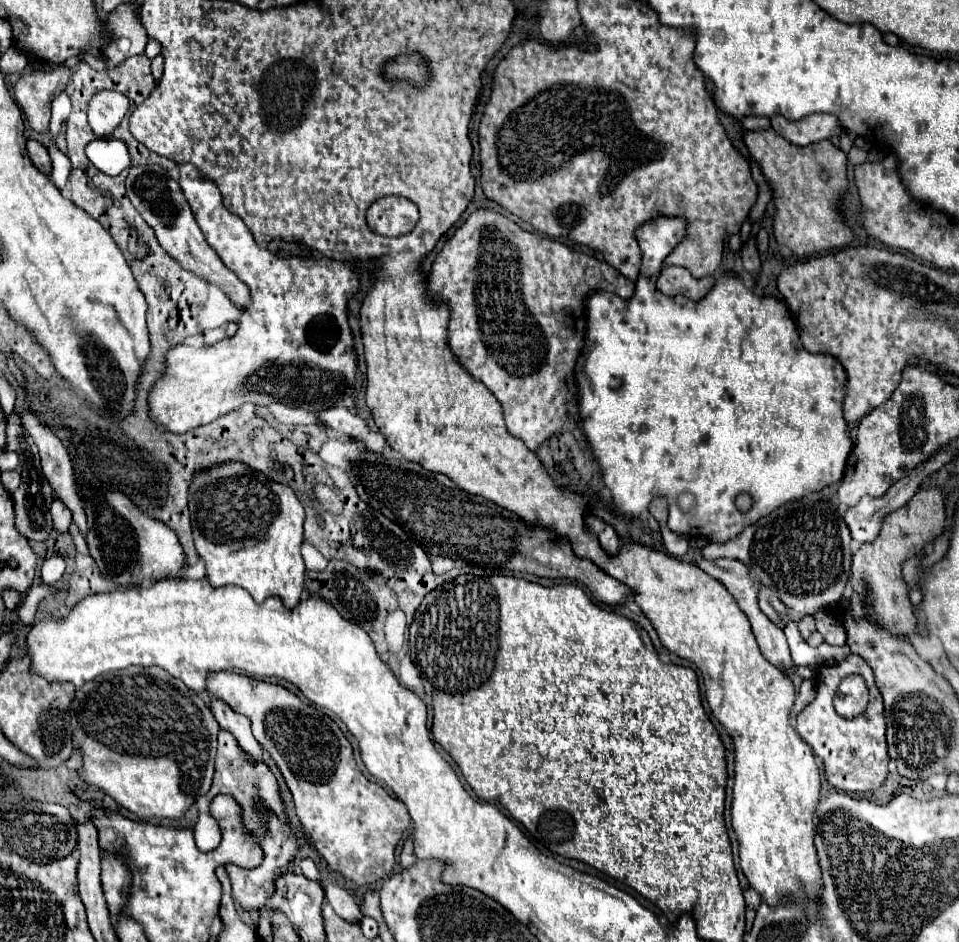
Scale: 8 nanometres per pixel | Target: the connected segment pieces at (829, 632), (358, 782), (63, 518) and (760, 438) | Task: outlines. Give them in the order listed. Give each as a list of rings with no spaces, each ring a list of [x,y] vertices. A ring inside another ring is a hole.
[[[817,613],[815,621],[817,621],[817,631],[823,635],[825,643],[829,643],[829,645],[845,645],[847,633],[841,627],[841,623],[837,623],[837,621],[829,623],[829,619],[827,619],[825,613]]]
[[[235,671],[209,673],[207,691],[211,697],[225,701],[235,713],[247,715],[251,719],[255,739],[263,745],[263,749],[269,751],[289,791],[293,793],[295,811],[303,829],[309,833],[315,849],[333,871],[355,881],[359,887],[373,887],[395,869],[395,851],[411,825],[411,817],[399,799],[393,799],[381,785],[371,783],[357,769],[351,743],[345,739],[343,731],[331,717],[317,713],[311,705],[305,705],[295,693],[277,683],[265,683]]]
[[[55,499],[55,501],[51,503],[51,513],[53,513],[55,531],[57,531],[57,533],[67,533],[69,523],[71,523],[71,511],[69,511],[59,499]]]
[[[665,217],[665,219],[657,219],[657,221],[649,221],[649,225],[641,225],[641,229],[637,229],[637,241],[639,241],[639,247],[641,247],[641,253],[643,253],[643,265],[641,265],[641,277],[639,277],[639,281],[637,281],[637,285],[635,285],[635,295],[633,295],[633,297],[631,297],[631,299],[629,299],[629,301],[623,301],[623,299],[621,299],[621,297],[617,297],[617,295],[613,295],[613,293],[607,293],[607,291],[599,291],[599,293],[593,293],[593,295],[591,295],[591,297],[589,297],[589,299],[587,299],[587,315],[589,315],[589,321],[595,321],[595,325],[599,325],[599,327],[601,327],[601,337],[599,337],[599,339],[597,339],[597,341],[595,341],[595,345],[593,345],[593,349],[591,349],[591,351],[589,351],[589,352],[588,352],[588,353],[587,353],[587,354],[586,354],[586,355],[584,355],[584,356],[583,356],[583,366],[582,366],[582,368],[581,368],[581,372],[584,372],[584,373],[585,373],[585,375],[587,375],[587,377],[589,377],[589,379],[591,379],[591,389],[582,389],[582,386],[581,386],[581,387],[580,387],[580,384],[579,384],[579,382],[582,382],[582,379],[581,379],[581,373],[580,373],[580,358],[579,358],[579,360],[578,360],[578,364],[577,364],[577,368],[576,368],[576,380],[577,380],[577,386],[578,386],[578,391],[579,391],[579,395],[580,395],[580,401],[579,401],[579,412],[580,412],[580,417],[581,417],[581,419],[583,419],[583,421],[581,421],[581,429],[583,429],[583,431],[585,431],[585,435],[587,435],[587,441],[589,441],[589,447],[591,447],[591,449],[593,449],[593,453],[595,453],[595,459],[597,459],[597,463],[599,463],[599,465],[601,465],[601,469],[603,469],[603,481],[605,481],[605,485],[607,485],[607,487],[609,487],[609,491],[611,491],[611,495],[613,495],[613,501],[615,501],[615,509],[617,509],[617,511],[619,511],[619,513],[623,513],[623,515],[631,515],[631,517],[637,517],[637,519],[641,519],[641,521],[647,521],[647,523],[649,523],[649,527],[651,527],[651,529],[653,529],[653,531],[659,531],[659,523],[657,523],[657,521],[655,521],[655,519],[653,519],[653,517],[651,517],[651,513],[649,513],[649,503],[651,503],[651,501],[653,501],[653,499],[655,499],[655,497],[659,497],[659,495],[661,495],[661,497],[665,497],[665,499],[667,499],[667,503],[669,503],[669,519],[667,519],[667,525],[669,525],[669,529],[671,529],[671,531],[675,531],[675,533],[681,533],[681,535],[691,535],[691,537],[697,537],[697,535],[703,535],[703,537],[705,537],[705,539],[711,539],[711,541],[727,541],[727,539],[733,539],[733,537],[735,537],[735,535],[737,535],[737,533],[741,533],[741,531],[743,531],[743,529],[745,529],[745,527],[747,527],[747,525],[751,525],[751,523],[755,523],[755,521],[759,521],[759,519],[761,519],[761,517],[765,517],[765,515],[769,515],[769,513],[771,513],[771,511],[775,511],[775,509],[777,509],[777,507],[781,507],[781,505],[785,505],[785,503],[791,503],[791,501],[799,501],[799,499],[803,499],[803,497],[807,497],[807,495],[811,495],[811,493],[815,493],[815,491],[821,491],[821,489],[823,489],[823,487],[827,487],[827,485],[831,485],[831,483],[837,483],[837,481],[841,481],[841,477],[843,477],[843,473],[845,473],[845,461],[847,461],[847,457],[849,457],[849,453],[851,453],[851,449],[853,449],[853,443],[851,443],[851,439],[849,439],[849,435],[847,435],[847,427],[845,427],[845,419],[843,419],[843,399],[845,399],[845,381],[847,381],[847,375],[845,375],[845,369],[843,369],[843,365],[841,365],[841,363],[839,363],[839,361],[837,361],[837,359],[835,359],[835,357],[831,357],[831,355],[821,355],[821,353],[809,353],[809,351],[807,351],[807,349],[805,349],[805,347],[803,347],[803,345],[801,345],[801,339],[799,339],[799,335],[797,335],[797,327],[795,327],[795,323],[793,323],[793,319],[791,319],[791,313],[789,313],[789,309],[787,309],[787,305],[785,305],[785,303],[783,303],[783,301],[779,301],[779,299],[775,299],[775,297],[757,297],[757,295],[755,295],[755,293],[753,293],[753,289],[747,289],[747,287],[745,287],[745,285],[743,285],[743,281],[741,281],[741,279],[739,279],[739,277],[737,277],[737,275],[721,275],[721,277],[719,277],[719,279],[717,279],[717,281],[715,281],[715,285],[713,285],[713,289],[711,289],[711,291],[709,291],[709,295],[707,295],[707,297],[705,297],[705,299],[701,299],[701,301],[697,301],[697,303],[695,303],[695,301],[691,301],[691,299],[687,299],[687,297],[683,297],[683,295],[677,295],[677,297],[665,297],[665,295],[663,295],[663,293],[659,293],[659,291],[657,291],[657,289],[655,289],[655,281],[657,281],[657,275],[659,275],[659,271],[661,271],[661,265],[663,265],[663,259],[665,259],[665,257],[667,257],[667,255],[669,255],[669,253],[671,253],[671,251],[673,251],[673,247],[675,247],[675,245],[677,245],[677,243],[679,243],[679,241],[681,241],[681,237],[683,237],[683,235],[685,235],[685,221],[681,221],[681,219],[667,219],[667,217]],[[685,491],[689,491],[689,493],[693,493],[693,495],[695,495],[695,509],[693,509],[693,513],[691,513],[691,515],[689,515],[689,513],[683,513],[683,511],[681,511],[681,509],[679,509],[679,505],[677,505],[677,499],[679,499],[679,495],[681,495],[681,493],[685,493]],[[739,493],[749,493],[749,495],[751,495],[751,497],[753,497],[753,501],[755,501],[755,503],[753,503],[753,507],[751,507],[751,511],[747,511],[747,513],[741,513],[741,511],[737,511],[737,507],[735,507],[735,497],[737,497],[737,495],[739,495]]]

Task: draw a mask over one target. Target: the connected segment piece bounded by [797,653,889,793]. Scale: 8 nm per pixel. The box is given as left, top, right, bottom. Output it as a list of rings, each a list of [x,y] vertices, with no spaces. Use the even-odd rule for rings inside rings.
[[[851,653],[847,659],[839,663],[823,663],[817,667],[815,687],[817,687],[817,697],[797,715],[797,733],[813,749],[813,753],[823,761],[829,785],[845,793],[879,789],[887,777],[889,755],[887,755],[887,743],[885,743],[883,701],[881,701],[879,689],[875,687],[873,671],[869,669],[867,661]],[[847,675],[861,675],[869,689],[869,707],[865,709],[865,713],[853,719],[839,717],[833,709],[833,695],[839,683]]]

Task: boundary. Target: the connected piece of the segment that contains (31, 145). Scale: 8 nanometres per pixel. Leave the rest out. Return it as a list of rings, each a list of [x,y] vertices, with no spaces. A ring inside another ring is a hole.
[[[27,141],[27,151],[29,151],[29,157],[31,157],[33,165],[35,165],[41,173],[49,175],[49,173],[51,173],[51,157],[49,157],[47,149],[45,149],[41,143],[37,143],[37,141]]]

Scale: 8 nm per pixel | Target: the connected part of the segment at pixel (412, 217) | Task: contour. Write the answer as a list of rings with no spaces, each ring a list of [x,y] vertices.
[[[383,197],[367,209],[367,225],[377,235],[405,235],[419,219],[417,207],[405,197]]]

